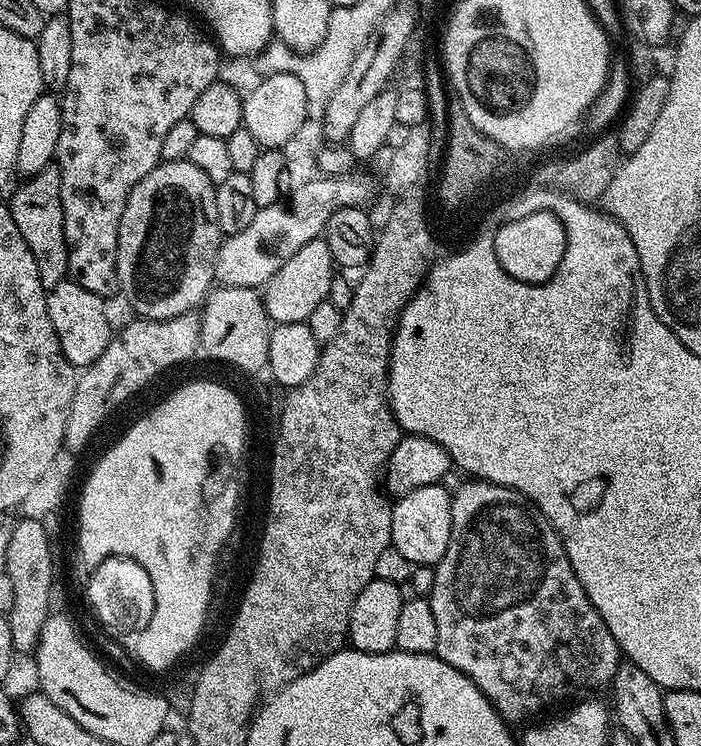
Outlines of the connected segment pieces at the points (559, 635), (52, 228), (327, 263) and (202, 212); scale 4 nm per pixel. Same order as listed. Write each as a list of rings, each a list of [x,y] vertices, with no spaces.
[[[475,478],[467,481],[460,489],[452,492],[452,541],[446,546],[446,554],[435,565],[436,577],[432,587],[431,601],[434,610],[434,622],[438,625],[438,646],[435,655],[445,660],[454,670],[466,674],[477,686],[488,695],[500,717],[509,722],[528,720],[563,700],[575,701],[585,694],[592,694],[595,688],[607,689],[612,683],[614,674],[620,669],[622,653],[614,634],[602,622],[602,614],[590,602],[578,574],[574,574],[574,566],[570,566],[570,558],[566,554],[560,535],[554,530],[552,523],[521,494],[517,488],[507,488],[491,484],[488,480]]]
[[[49,166],[46,170],[27,177],[23,183],[24,185],[13,194],[12,200],[10,199],[14,226],[18,226],[18,234],[26,238],[26,246],[30,246],[34,262],[38,262],[38,278],[42,278],[42,286],[50,290],[68,276],[68,243],[62,214],[60,169]]]
[[[327,239],[306,242],[306,246],[301,246],[282,266],[282,270],[263,285],[262,299],[268,319],[273,325],[306,322],[310,314],[314,314],[314,309],[328,299],[333,275],[334,261]]]
[[[187,158],[166,160],[156,165],[126,198],[122,222],[118,226],[118,282],[128,304],[137,317],[146,320],[169,320],[199,309],[213,291],[216,280],[216,259],[222,243],[218,226],[216,185]]]

